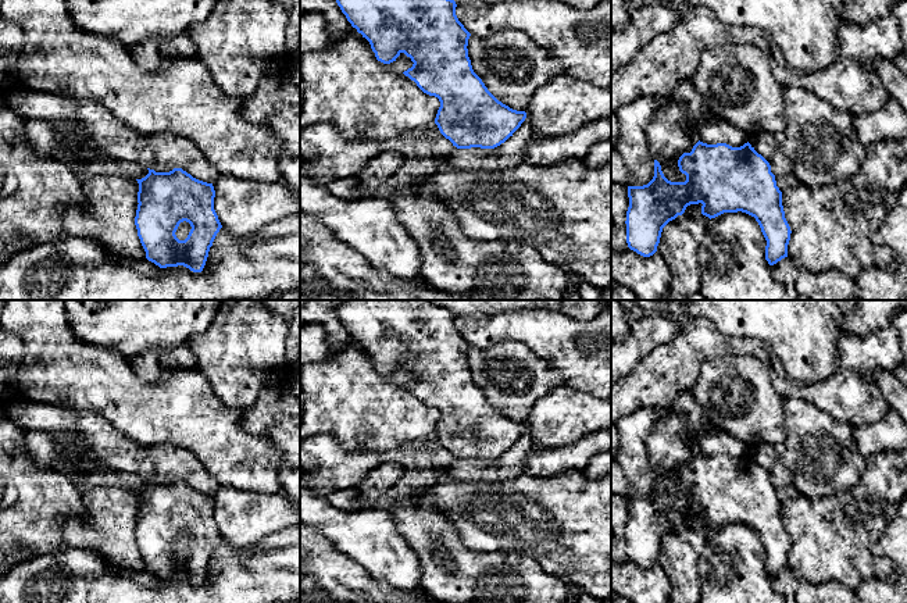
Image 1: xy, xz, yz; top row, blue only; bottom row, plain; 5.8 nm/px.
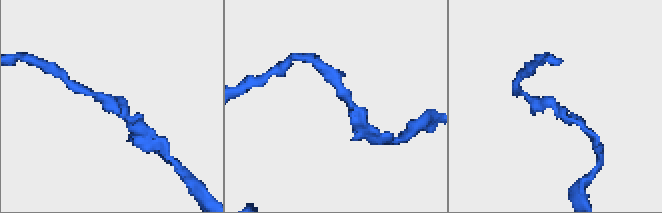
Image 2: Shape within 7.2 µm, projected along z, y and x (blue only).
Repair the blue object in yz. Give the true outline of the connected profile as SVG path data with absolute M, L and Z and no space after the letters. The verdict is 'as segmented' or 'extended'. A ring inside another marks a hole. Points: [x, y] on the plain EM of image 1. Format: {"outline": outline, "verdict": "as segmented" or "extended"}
{"outline": "M697 453L690 464L683 464L678 478L686 486L685 493L668 492L657 471L654 471L654 488L643 497L628 497L629 518L626 522L626 554L628 559L643 568L657 563L663 539L688 517L701 514L701 525L715 529L724 524L746 524L756 529L767 552L765 571L769 577L788 568L790 538L785 529L782 503L776 497L775 486L769 474L758 465L747 453L740 459L726 454L707 456Z", "verdict": "as segmented"}

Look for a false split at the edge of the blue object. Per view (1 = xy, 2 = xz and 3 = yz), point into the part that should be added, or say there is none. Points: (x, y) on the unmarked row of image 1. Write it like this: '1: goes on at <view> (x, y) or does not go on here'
1: does not go on here
2: does not go on here
3: does not go on here

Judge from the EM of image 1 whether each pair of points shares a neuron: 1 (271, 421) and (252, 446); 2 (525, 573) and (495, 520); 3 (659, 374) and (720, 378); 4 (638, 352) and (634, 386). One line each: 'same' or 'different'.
1: different
2: different
3: different
4: different

